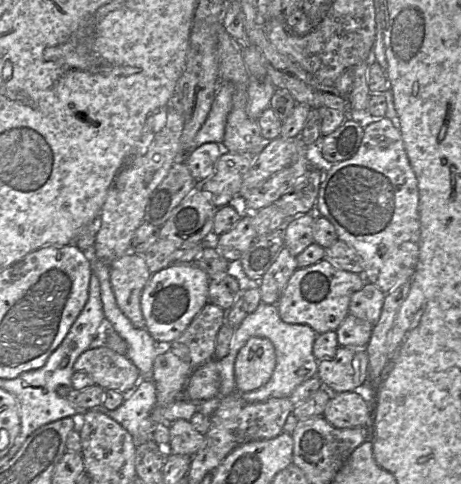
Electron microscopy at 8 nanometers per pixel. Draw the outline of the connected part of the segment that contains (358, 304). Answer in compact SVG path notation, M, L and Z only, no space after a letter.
M365 282L350 300L349 314L375 325L381 315L385 294L374 284Z

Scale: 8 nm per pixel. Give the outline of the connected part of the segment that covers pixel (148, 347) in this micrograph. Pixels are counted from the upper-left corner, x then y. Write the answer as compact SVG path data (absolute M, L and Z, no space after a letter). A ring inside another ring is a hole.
M110 265L102 273L100 290L106 325L125 340L128 346L126 356L138 368L141 377L152 379L154 361L162 347L146 328L135 327L119 309L110 282Z

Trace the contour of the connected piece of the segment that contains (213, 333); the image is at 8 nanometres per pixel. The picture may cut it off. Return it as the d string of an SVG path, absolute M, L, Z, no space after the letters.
M207 302L186 330L169 344L169 350L194 368L213 359L217 334L225 323L226 312Z

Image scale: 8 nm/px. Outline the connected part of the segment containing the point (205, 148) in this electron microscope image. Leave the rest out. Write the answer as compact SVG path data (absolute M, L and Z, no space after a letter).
M205 143L187 154L186 165L198 184L211 176L217 160L224 153L227 150L222 143Z

